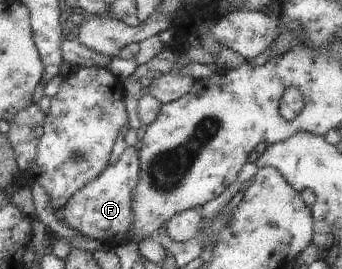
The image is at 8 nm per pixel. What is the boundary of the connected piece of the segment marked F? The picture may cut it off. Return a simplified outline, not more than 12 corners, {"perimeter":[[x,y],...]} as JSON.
{"perimeter":[[138,147],[79,190],[63,221],[114,248],[131,242]]}

